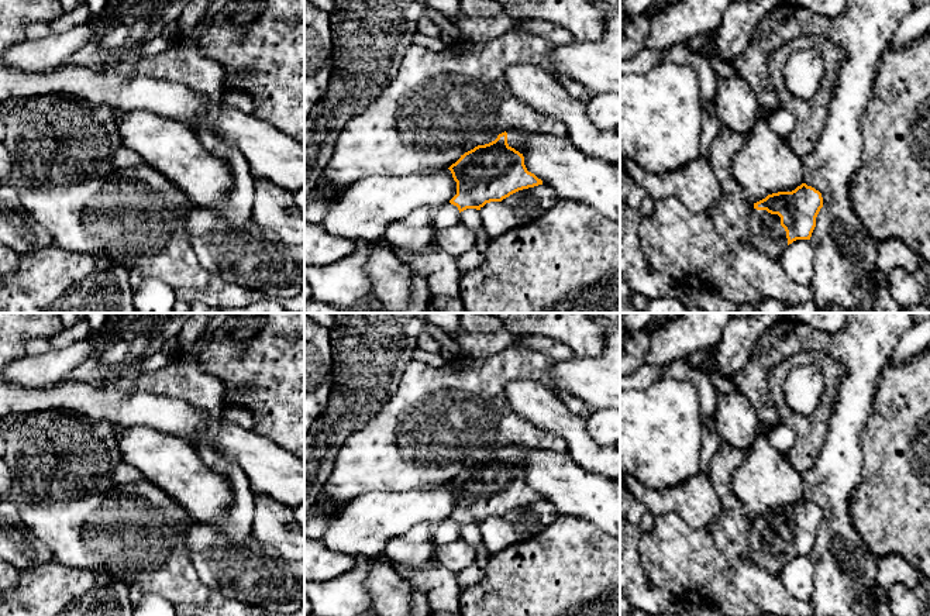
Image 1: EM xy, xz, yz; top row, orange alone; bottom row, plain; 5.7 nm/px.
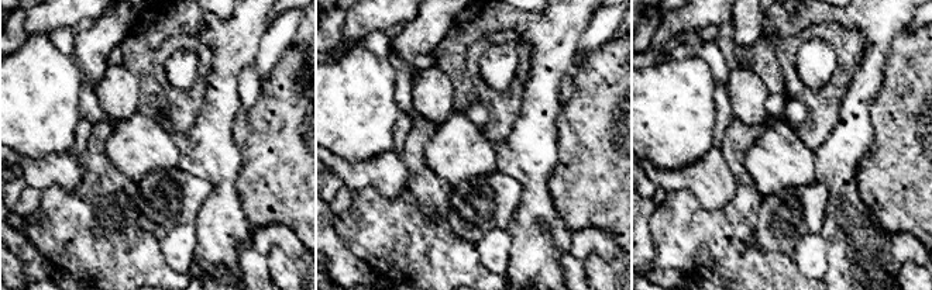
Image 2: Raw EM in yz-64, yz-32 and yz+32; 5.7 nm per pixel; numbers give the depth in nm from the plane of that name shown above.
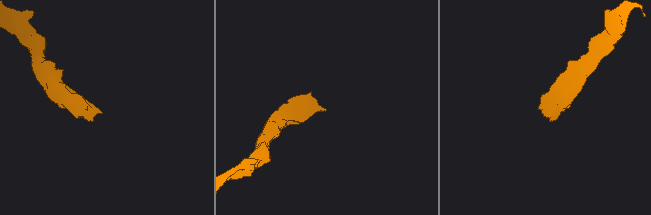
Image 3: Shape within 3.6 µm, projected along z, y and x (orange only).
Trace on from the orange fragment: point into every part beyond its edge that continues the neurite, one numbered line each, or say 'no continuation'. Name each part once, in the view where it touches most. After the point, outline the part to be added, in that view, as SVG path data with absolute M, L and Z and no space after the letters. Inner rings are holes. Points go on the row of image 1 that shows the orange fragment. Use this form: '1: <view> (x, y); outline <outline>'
1: yz (767, 236); outline M752 209L748 220L748 234L754 250L775 259L779 259L788 247L781 217L767 210Z

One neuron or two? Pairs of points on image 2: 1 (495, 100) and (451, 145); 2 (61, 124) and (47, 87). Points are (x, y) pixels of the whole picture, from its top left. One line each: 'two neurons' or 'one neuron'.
1: two neurons
2: one neuron

